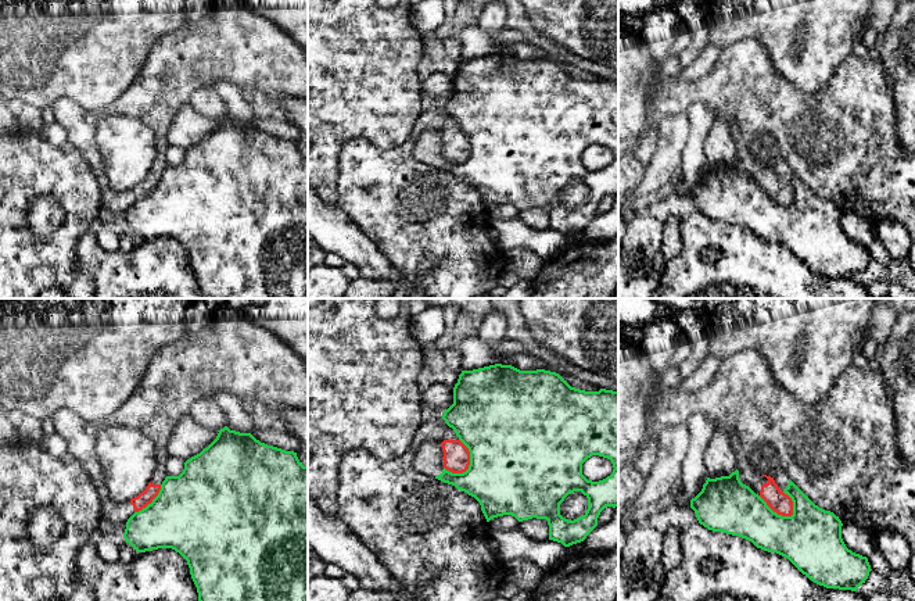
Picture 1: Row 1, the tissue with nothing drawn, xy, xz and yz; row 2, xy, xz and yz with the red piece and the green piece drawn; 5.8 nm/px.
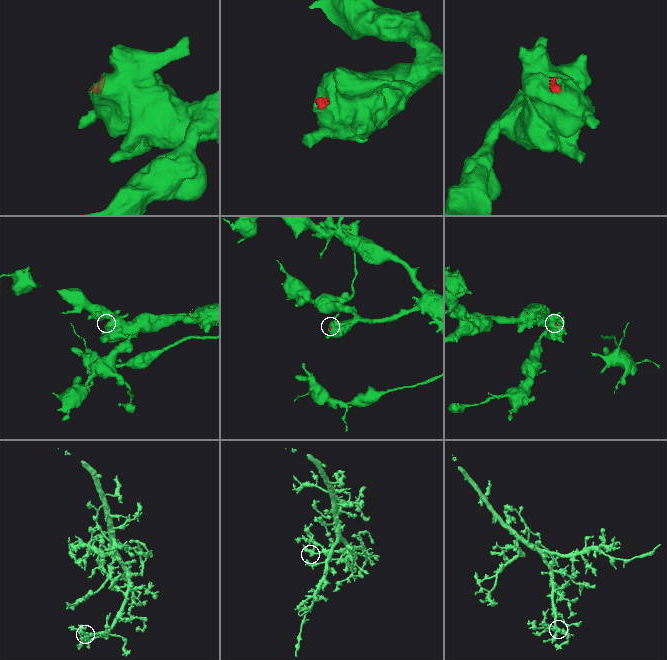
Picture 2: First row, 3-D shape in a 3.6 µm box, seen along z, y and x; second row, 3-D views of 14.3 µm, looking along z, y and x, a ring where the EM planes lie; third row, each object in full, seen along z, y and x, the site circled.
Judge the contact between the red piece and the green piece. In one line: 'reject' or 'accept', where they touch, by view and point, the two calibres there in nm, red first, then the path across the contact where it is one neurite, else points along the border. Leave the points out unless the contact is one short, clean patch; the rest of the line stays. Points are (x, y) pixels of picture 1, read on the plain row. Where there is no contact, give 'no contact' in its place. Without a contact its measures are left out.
reject; contact yz (777, 201); calibres 120 and 360 nm; border yz (759, 185), (778, 203), (793, 203)

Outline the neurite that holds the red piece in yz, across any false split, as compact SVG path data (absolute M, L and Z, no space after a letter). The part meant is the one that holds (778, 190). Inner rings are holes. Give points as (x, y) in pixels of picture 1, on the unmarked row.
M746 37L743 40L733 43L732 46L726 47L725 50L722 50L722 53L721 53L720 58L717 60L717 62L714 64L714 67L704 76L702 76L700 79L695 79L695 81L679 81L679 79L670 81L656 93L656 96L652 101L654 108L660 114L664 114L667 117L686 115L689 108L697 103L706 104L707 108L713 112L713 115L715 118L721 118L728 124L728 126L731 129L731 135L736 143L740 171L743 173L749 175L756 183L758 183L767 192L767 194L778 204L792 205L793 204L793 190L787 183L785 183L778 176L774 167L761 164L756 158L756 155L751 150L751 144L753 144L754 139L761 132L767 132L775 139L778 149L781 151L781 155L787 162L789 168L815 194L818 194L819 197L822 197L825 200L833 201L842 210L842 212L855 212L855 214L866 218L875 226L880 221L884 221L884 219L897 221L907 228L912 243L915 243L915 154L905 153L898 144L897 129L896 129L896 105L894 105L893 94L891 94L891 90L886 82L884 67L883 67L882 61L878 57L875 57L872 53L866 54L864 57L850 54L847 58L844 58L840 62L837 71L832 76L832 81L825 87L822 87L821 90L818 90L814 94L807 94L807 93L800 92L797 87L794 87L781 74L778 74L775 71L767 49L757 39Z

